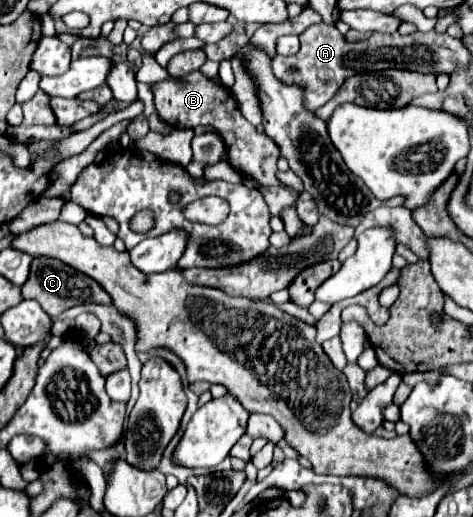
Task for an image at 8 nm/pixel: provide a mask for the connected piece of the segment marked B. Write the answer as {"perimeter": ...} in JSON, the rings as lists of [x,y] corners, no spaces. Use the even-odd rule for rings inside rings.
{"perimeter":[[[190,72],[182,78],[168,78],[162,82],[156,82],[152,86],[154,104],[160,114],[160,118],[172,126],[172,128],[196,128],[198,124],[210,124],[214,126],[226,144],[228,150],[228,162],[230,166],[242,174],[258,180],[262,186],[276,186],[280,184],[276,180],[276,160],[280,156],[280,150],[272,138],[268,138],[264,132],[258,132],[240,112],[238,102],[230,88],[212,82],[202,72]]]}

